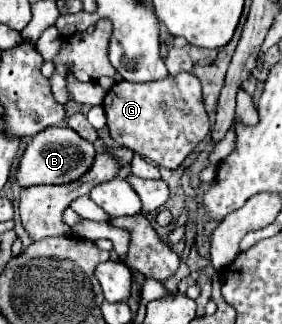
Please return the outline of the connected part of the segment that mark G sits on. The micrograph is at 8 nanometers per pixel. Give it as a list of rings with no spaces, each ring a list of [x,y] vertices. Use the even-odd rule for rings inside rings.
[[[179,73],[175,77],[165,77],[165,79],[159,79],[159,81],[147,81],[147,83],[119,81],[105,95],[103,109],[105,109],[105,115],[107,115],[109,135],[121,147],[127,147],[133,153],[141,155],[143,159],[149,159],[151,163],[155,163],[159,167],[167,167],[167,169],[177,169],[183,163],[183,159],[209,133],[209,117],[207,117],[207,113],[203,109],[203,101],[201,101],[201,85],[197,83],[197,77],[193,77],[191,73]],[[161,105],[173,105],[173,113],[169,113],[169,109],[167,109],[167,115],[165,115],[165,109],[163,109],[163,117],[161,117]]]

